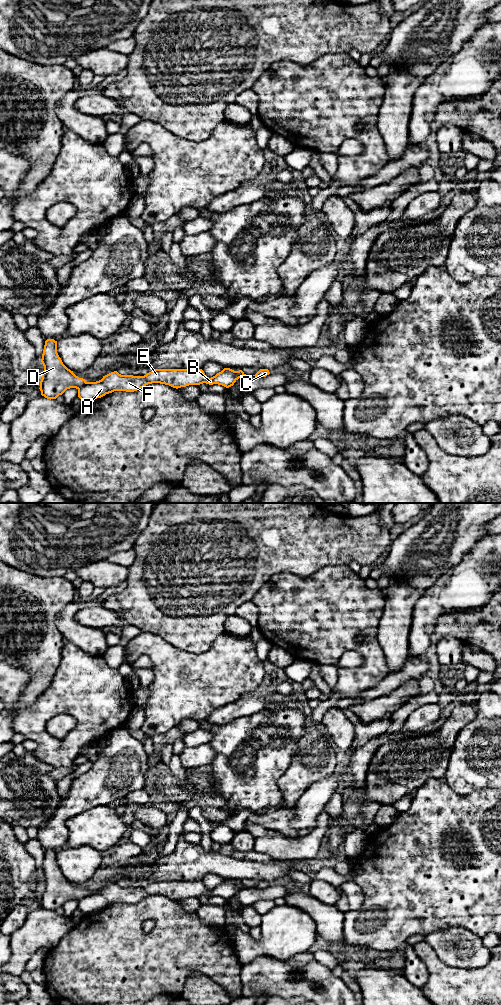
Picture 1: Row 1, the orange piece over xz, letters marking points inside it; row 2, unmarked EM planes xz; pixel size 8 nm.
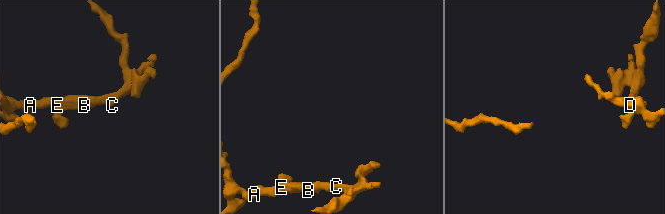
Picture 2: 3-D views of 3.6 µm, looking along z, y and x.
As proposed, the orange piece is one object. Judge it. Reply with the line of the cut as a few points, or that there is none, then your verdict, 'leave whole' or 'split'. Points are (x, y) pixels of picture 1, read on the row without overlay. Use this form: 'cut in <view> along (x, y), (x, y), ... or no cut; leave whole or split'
cut in xz along (86, 894), (78, 901); split

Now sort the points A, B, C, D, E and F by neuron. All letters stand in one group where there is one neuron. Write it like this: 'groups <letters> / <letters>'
groups A B C E F / D

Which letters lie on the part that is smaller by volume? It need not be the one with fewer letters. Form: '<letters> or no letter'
A, B, C, E, F

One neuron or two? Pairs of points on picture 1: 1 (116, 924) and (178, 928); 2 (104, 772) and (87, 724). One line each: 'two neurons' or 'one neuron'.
1: one neuron
2: two neurons

